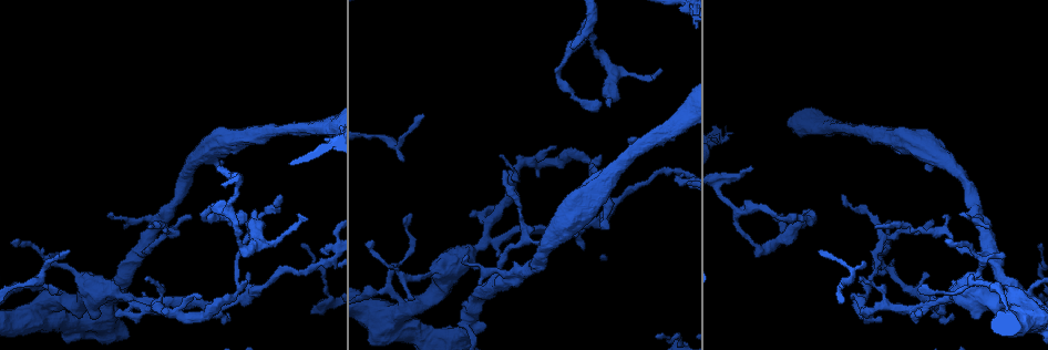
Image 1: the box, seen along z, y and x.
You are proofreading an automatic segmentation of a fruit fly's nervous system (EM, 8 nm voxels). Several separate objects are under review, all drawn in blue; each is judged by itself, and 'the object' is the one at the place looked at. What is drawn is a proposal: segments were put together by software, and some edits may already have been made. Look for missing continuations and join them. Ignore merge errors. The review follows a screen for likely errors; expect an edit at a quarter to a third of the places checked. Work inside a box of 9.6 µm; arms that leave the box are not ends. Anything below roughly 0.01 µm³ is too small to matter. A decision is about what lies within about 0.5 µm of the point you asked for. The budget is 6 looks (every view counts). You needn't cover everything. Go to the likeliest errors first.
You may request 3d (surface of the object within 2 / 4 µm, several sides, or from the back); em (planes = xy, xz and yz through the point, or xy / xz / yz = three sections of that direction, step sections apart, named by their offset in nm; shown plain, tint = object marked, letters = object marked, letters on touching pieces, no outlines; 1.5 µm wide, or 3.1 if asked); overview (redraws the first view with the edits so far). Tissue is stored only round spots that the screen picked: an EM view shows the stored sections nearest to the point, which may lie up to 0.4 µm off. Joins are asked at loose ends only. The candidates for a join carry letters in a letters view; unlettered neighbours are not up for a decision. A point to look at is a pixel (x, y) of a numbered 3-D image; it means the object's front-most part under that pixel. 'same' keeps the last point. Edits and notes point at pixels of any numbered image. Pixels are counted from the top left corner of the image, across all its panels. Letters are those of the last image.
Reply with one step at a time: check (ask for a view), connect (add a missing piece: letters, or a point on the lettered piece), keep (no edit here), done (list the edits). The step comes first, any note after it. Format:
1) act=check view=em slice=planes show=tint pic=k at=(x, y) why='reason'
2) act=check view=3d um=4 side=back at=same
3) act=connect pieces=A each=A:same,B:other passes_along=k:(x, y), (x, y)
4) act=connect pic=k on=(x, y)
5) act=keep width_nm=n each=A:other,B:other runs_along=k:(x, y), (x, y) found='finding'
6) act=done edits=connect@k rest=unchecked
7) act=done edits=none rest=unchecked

act=check view=em slice=xy step=8 show=tint pic=1 at=(501, 156) why='tapers out'

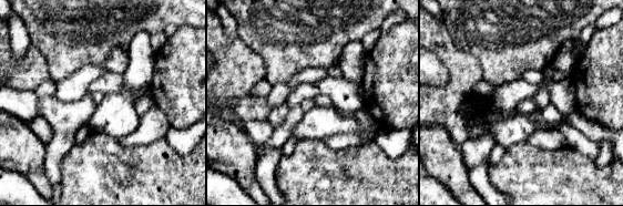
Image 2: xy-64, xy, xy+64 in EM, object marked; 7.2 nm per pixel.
act=check view=em slice=planes show=letters at=same why='another direction'

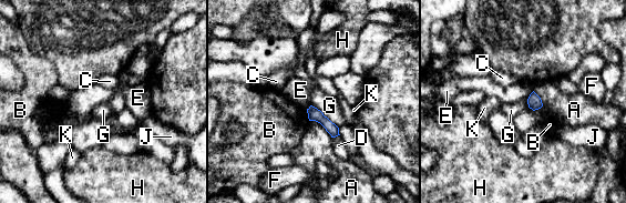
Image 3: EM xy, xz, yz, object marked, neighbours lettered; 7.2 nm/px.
act=keep width_nm=100 each=A:other,B:other,C:other,D:other,E:other,F:other,G:other,H:other,J:other,K:other border=3:(542, 105), (534, 111) found='no lettered piece goes on from it'

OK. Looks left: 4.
act=check view=em slice=xy step=8 show=letters pic=1 at=(660, 68) why='tapers out'

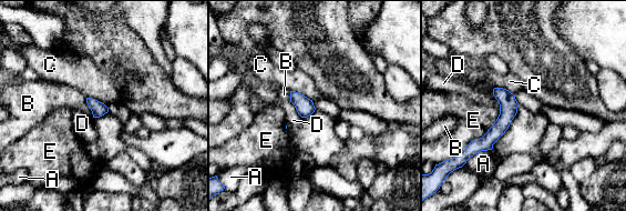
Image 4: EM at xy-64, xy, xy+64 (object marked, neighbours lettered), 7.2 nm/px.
act=keep each=A:other,B:other,C:other,D:other,E:other found='no lettered piece goes on from it'

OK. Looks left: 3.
act=check view=3d um=2 pic=1 at=(479, 283) why='tapers out'

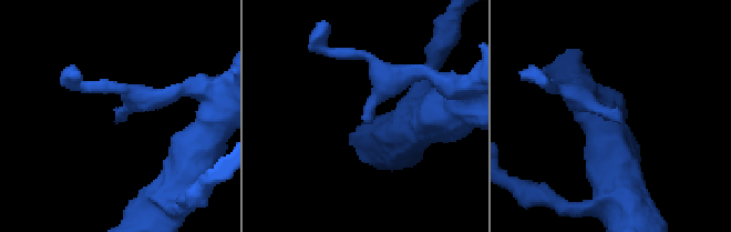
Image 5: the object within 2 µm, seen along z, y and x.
act=check view=em slice=planes show=letters pic=5 at=(368, 121) why='shape alone is not enough'

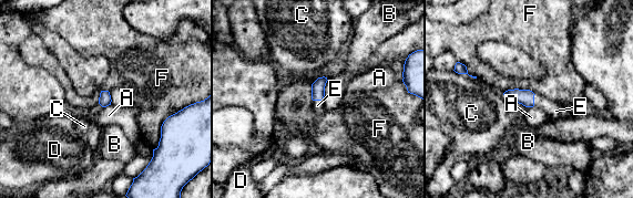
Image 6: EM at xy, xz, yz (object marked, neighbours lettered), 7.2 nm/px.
act=connect pieces=E each=A:other,B:other,C:other,D:other,E:same,F:other found='the neuron continues'

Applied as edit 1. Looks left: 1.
act=done edits=connect@6 rest=unchecked

